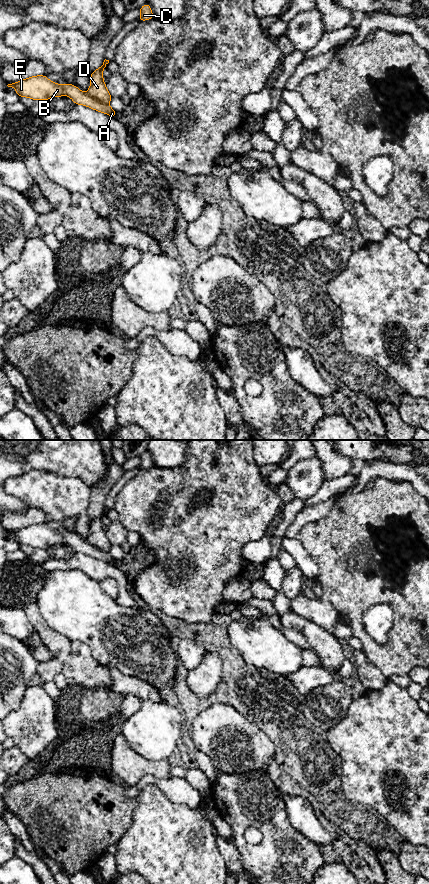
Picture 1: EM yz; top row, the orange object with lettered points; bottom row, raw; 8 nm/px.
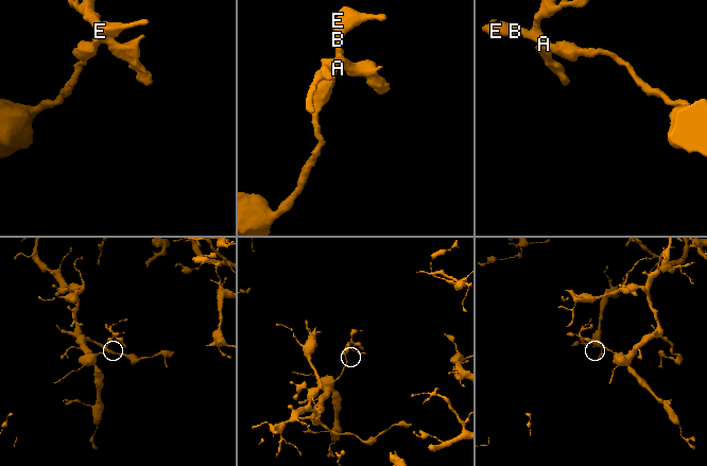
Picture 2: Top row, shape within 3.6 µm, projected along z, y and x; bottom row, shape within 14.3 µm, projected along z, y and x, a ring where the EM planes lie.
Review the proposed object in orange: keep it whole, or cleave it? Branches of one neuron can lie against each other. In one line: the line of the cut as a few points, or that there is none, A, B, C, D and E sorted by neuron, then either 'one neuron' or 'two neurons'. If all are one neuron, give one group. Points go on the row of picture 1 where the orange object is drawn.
yz (87, 93), (108, 105) | A B E / C D | two neurons

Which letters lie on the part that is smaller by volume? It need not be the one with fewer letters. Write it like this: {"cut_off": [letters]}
{"cut_off": ["C", "D"]}

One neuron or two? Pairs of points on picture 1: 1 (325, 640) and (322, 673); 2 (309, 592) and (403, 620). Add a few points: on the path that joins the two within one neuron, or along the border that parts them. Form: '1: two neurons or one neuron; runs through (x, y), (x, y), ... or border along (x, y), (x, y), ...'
1: two neurons; border along (320, 665), (328, 669)
2: two neurons; border along (315, 579), (321, 587), (321, 598)

